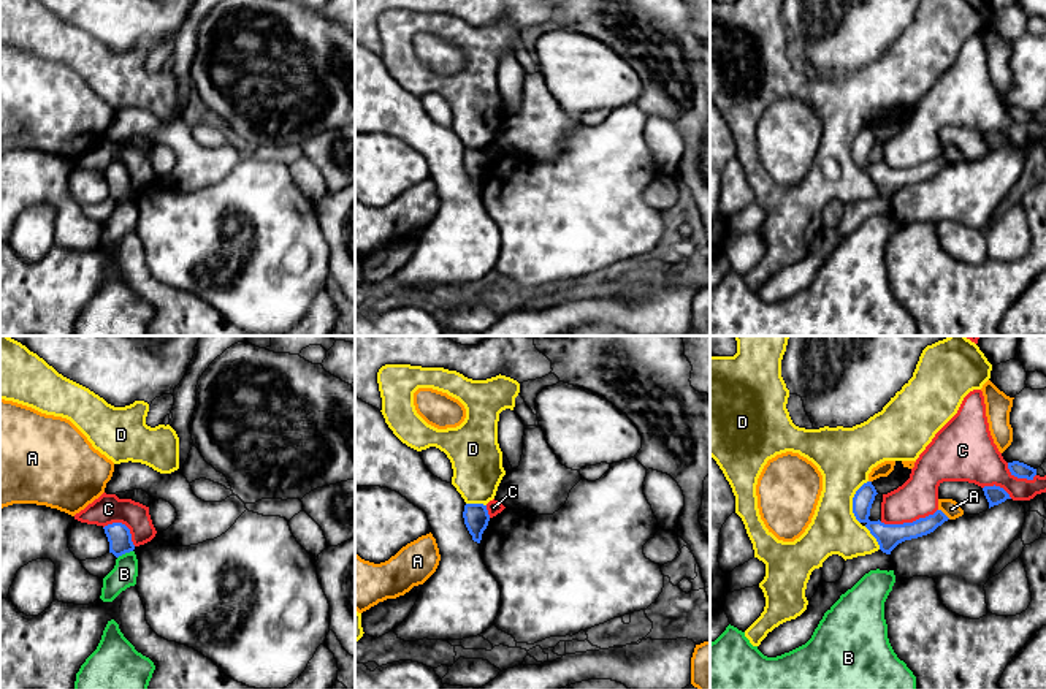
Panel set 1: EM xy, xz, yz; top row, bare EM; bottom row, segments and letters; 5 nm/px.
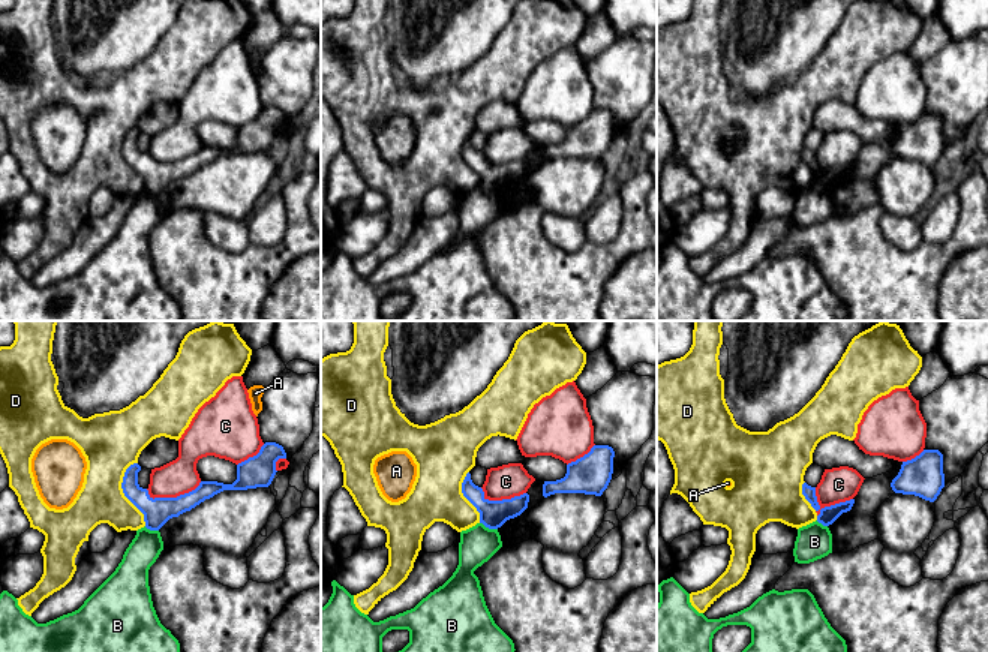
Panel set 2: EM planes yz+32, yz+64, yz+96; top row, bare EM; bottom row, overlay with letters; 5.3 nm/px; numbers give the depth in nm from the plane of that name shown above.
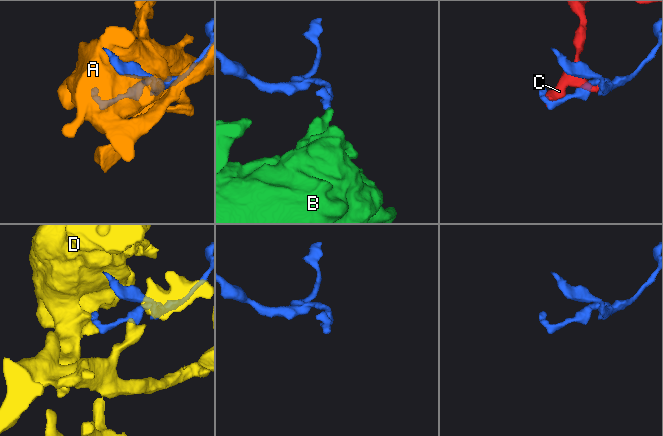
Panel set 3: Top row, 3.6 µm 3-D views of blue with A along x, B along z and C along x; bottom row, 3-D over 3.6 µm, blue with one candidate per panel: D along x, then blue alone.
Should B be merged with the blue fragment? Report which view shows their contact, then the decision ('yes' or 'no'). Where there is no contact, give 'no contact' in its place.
xy | no

